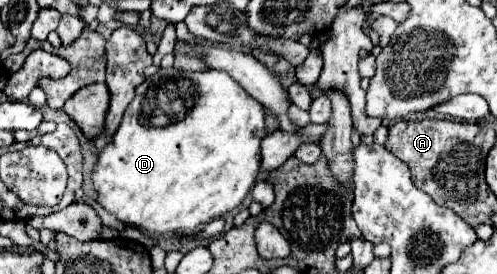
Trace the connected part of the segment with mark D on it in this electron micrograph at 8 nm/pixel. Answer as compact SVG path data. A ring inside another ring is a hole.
M160 68L154 76L146 78L140 86L136 86L136 96L130 102L130 106L126 108L124 120L120 124L120 128L116 130L116 134L112 136L112 140L102 148L94 174L92 174L92 182L100 194L100 204L114 214L120 222L124 224L134 224L140 226L142 230L150 232L150 234L162 234L162 232L176 232L176 230L194 230L200 224L206 224L214 218L220 218L222 214L234 210L236 206L242 204L242 200L246 198L246 194L250 192L250 188L256 182L256 176L260 172L260 142L266 136L266 126L264 126L264 106L252 98L250 94L246 94L246 90L234 82L234 78L230 78L230 74L226 74L224 70L200 70L200 72L186 72L186 70L178 70L178 68Z

